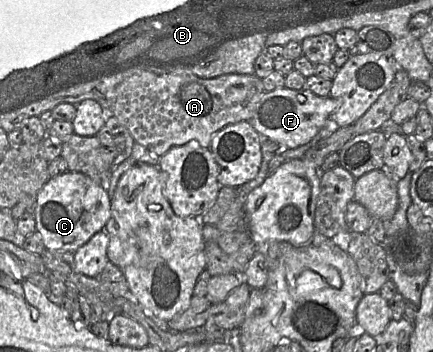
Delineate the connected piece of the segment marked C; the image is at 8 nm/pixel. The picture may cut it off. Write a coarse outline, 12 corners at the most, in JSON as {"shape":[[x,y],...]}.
{"shape":[[49,178],[32,214],[45,248],[74,253],[105,230],[107,190]]}

